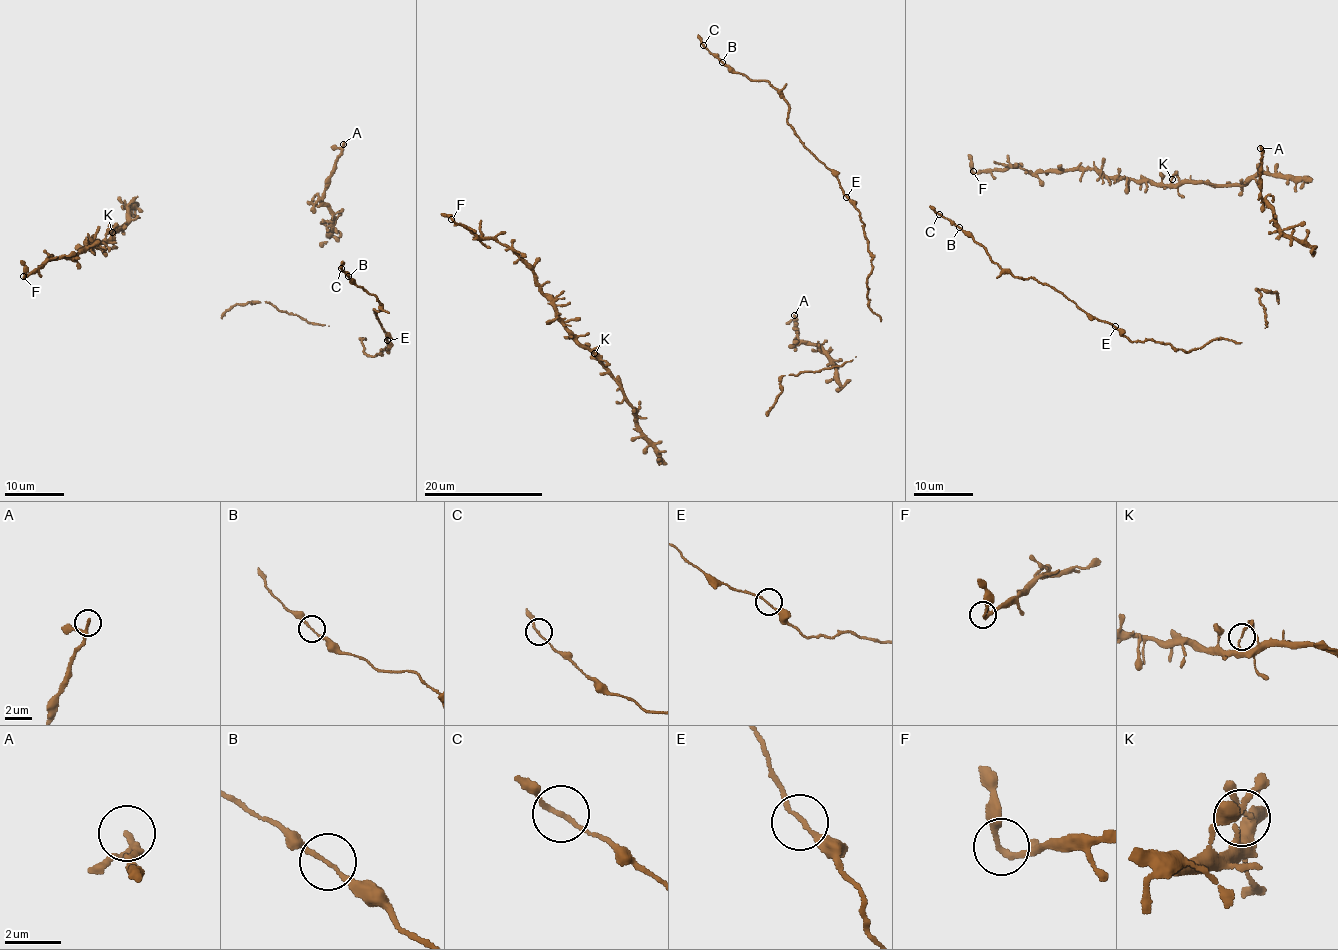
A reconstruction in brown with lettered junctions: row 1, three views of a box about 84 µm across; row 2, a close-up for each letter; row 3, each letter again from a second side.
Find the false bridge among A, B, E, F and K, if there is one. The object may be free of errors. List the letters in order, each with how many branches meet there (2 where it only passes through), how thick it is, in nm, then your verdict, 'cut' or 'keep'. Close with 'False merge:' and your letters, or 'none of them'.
A: 2 branches meet; 200 nm thick; keep
B: 2 branches meet; 150 nm thick; keep
E: 2 branches meet; 150 nm thick; keep
F: 2 branches meet; 200 nm thick; keep
K: 2 branches meet; 140 nm thick; keep
False merge: none of them

